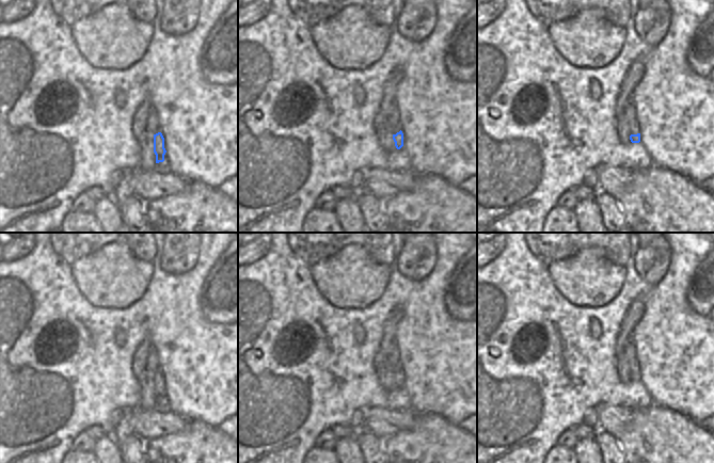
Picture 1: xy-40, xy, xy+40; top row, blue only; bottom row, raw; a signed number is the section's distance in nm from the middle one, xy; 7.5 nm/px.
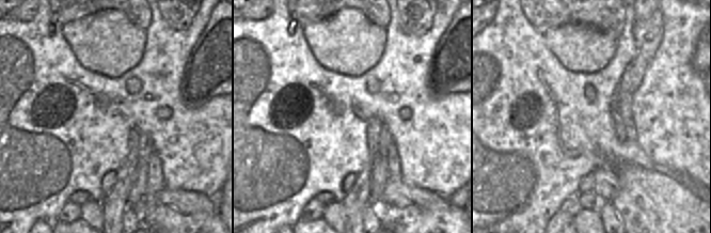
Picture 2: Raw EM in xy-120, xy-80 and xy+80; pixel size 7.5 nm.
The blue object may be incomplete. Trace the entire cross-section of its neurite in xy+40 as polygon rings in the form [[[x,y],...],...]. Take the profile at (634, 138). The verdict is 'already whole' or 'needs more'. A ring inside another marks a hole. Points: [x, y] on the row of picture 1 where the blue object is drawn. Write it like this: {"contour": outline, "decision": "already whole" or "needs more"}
{"contour": [[[636,118],[633,119],[629,119],[630,123],[630,131],[631,131],[631,135],[630,135],[630,140],[632,143],[639,143],[640,142],[640,129],[638,127],[638,123],[636,121]]], "decision": "needs more"}

